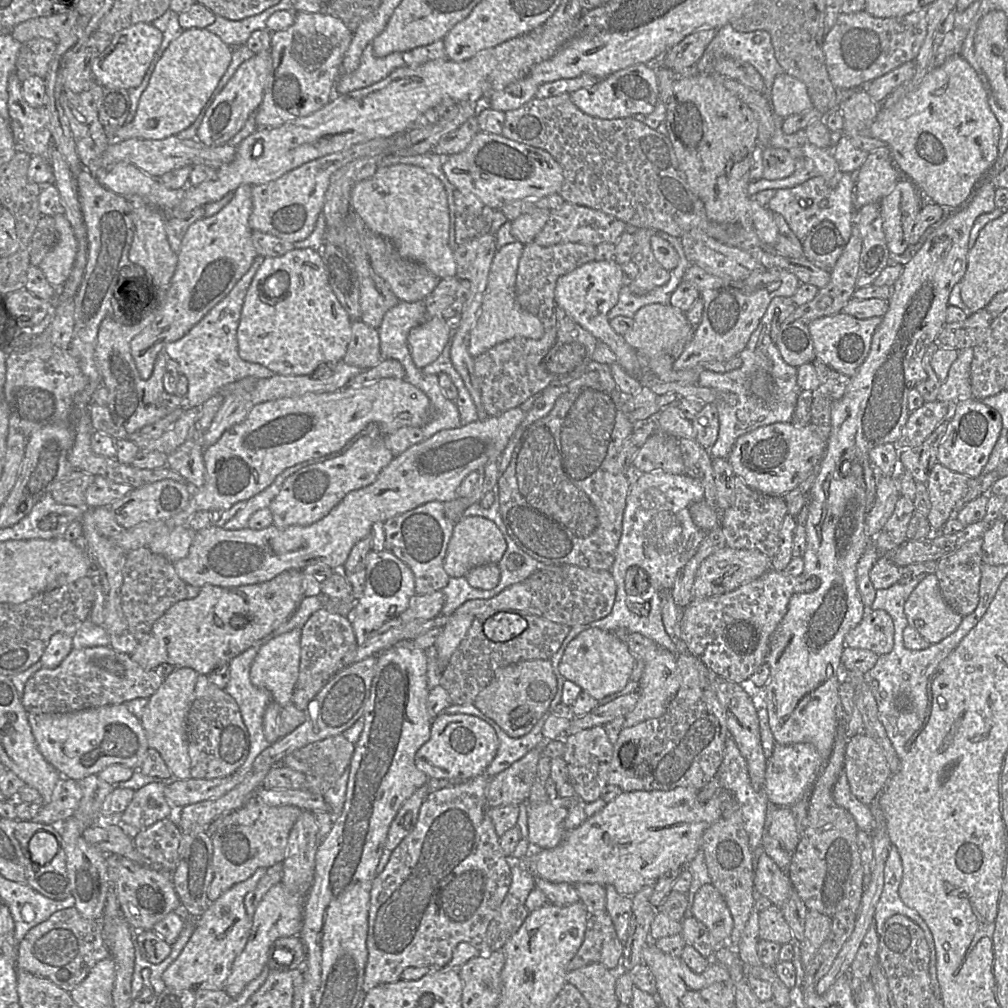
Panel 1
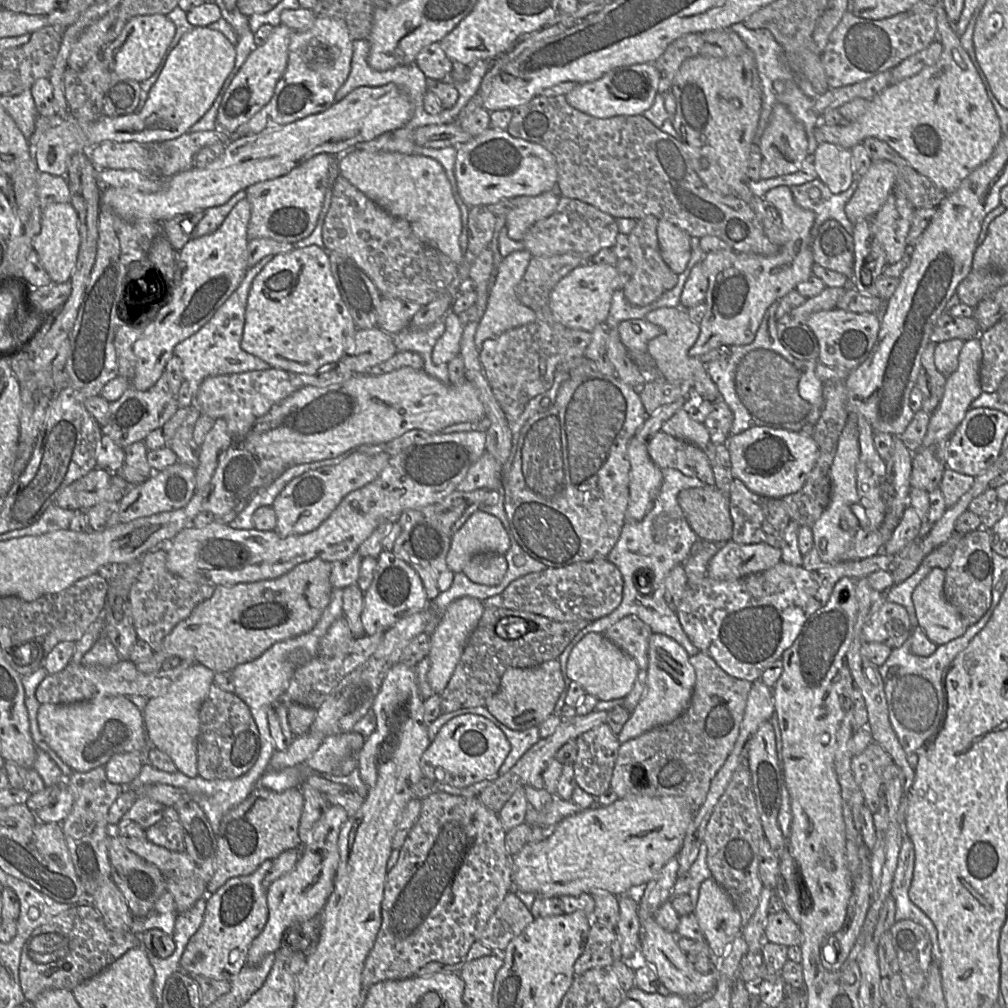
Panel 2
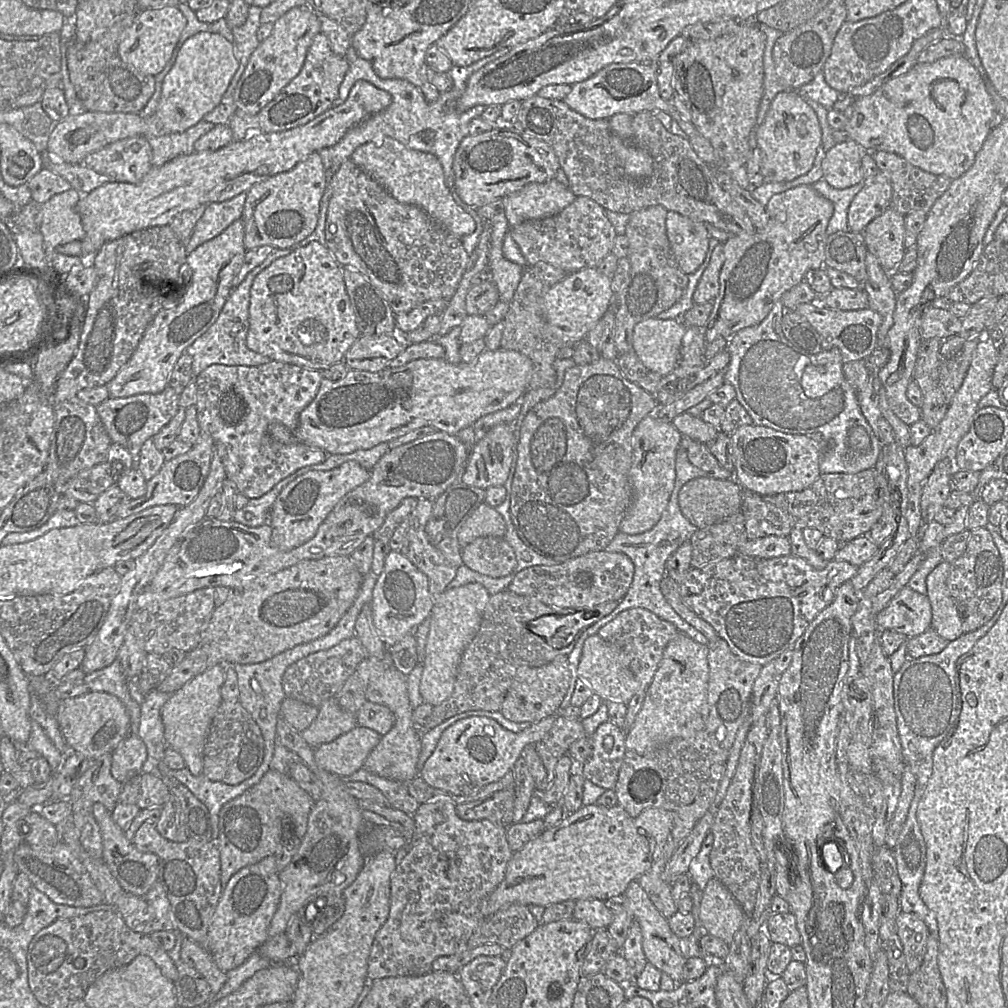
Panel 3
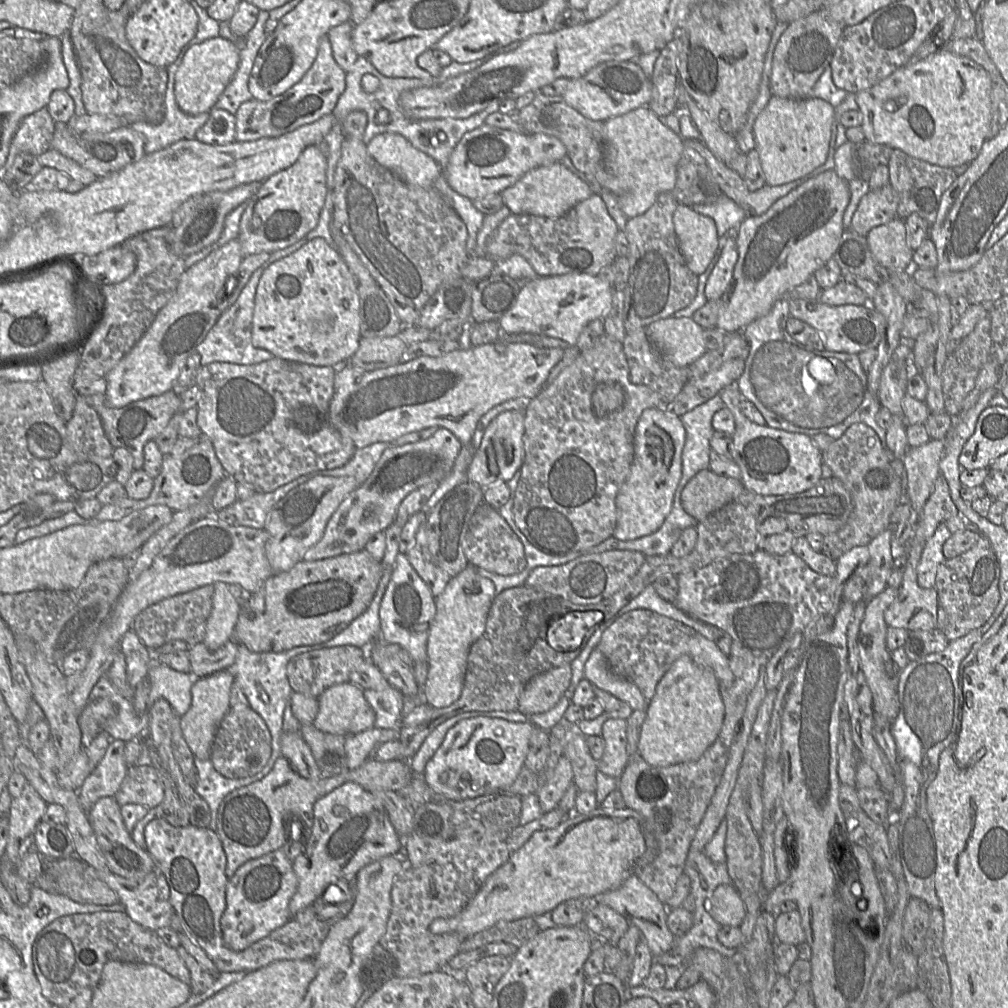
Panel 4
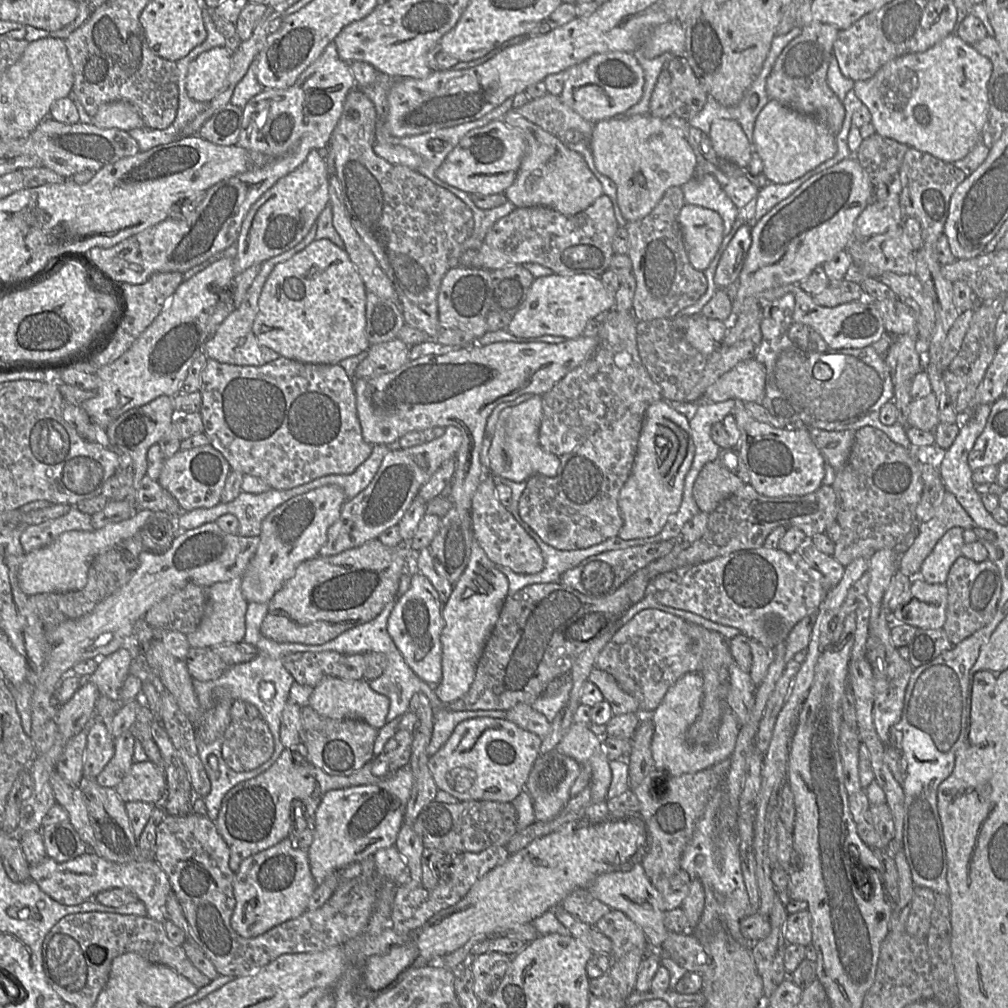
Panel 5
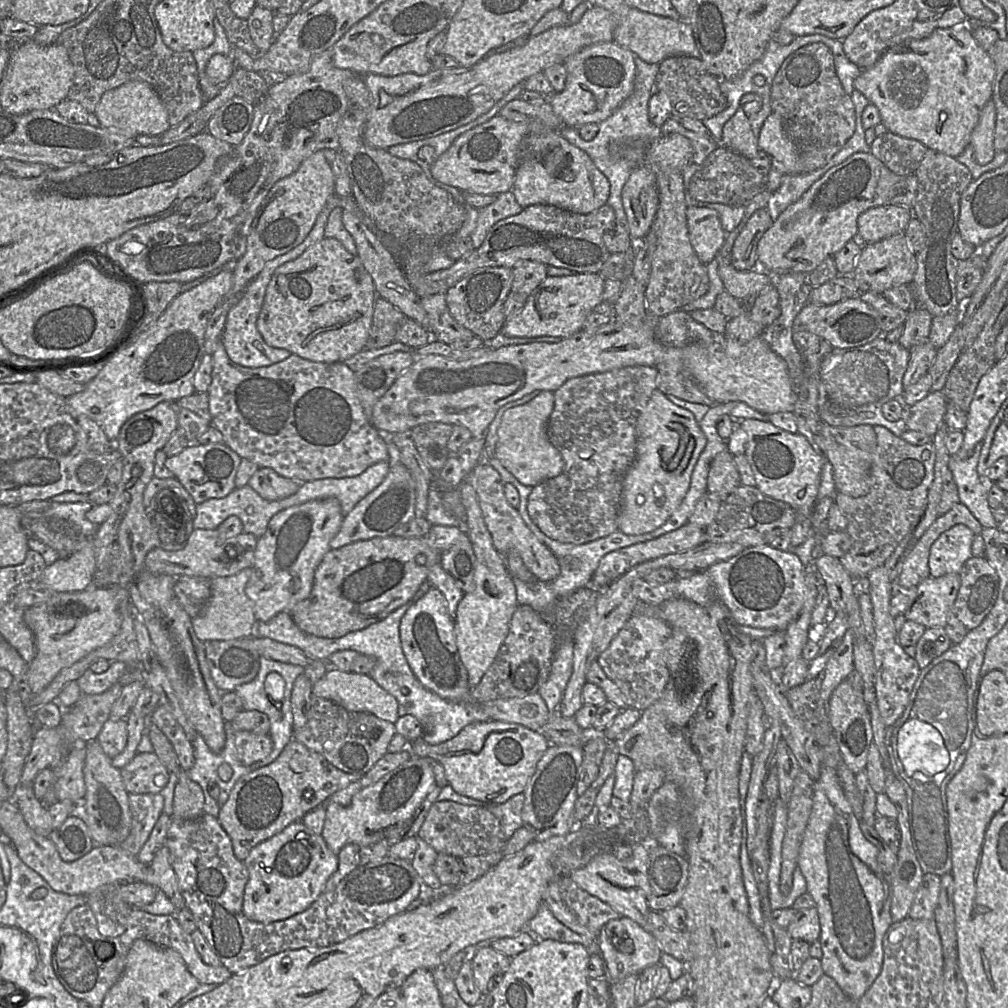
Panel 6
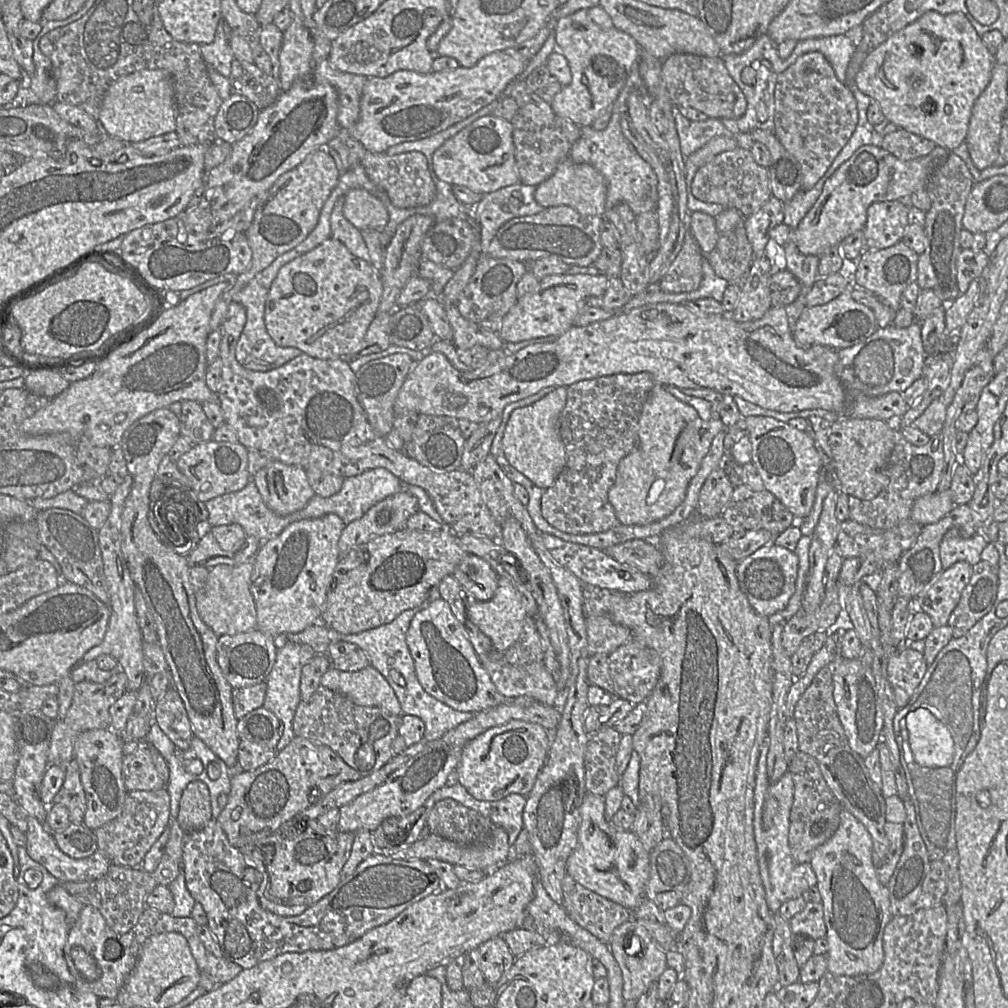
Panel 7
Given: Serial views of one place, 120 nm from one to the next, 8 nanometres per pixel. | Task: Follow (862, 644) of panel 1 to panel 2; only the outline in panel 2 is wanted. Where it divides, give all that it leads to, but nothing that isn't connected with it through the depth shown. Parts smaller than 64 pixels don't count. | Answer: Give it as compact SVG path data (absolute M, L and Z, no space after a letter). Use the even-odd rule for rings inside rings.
M885 600L865 624L862 634L867 643L878 642L894 649L900 647L910 637L912 630L906 609Z

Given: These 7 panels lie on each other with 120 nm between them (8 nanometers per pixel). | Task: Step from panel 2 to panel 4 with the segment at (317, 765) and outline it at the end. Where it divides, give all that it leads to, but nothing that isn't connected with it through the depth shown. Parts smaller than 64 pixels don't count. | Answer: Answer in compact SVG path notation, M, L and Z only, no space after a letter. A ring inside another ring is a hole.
M372 727L369 730L346 736L345 752L348 770L355 770L369 759L371 752L377 750L381 744L399 740L400 731L379 729Z

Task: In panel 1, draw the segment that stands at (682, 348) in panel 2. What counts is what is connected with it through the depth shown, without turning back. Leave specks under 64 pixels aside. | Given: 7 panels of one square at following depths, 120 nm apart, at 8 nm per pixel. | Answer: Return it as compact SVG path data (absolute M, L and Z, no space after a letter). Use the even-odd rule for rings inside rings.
M648 304L640 308L633 317L634 324L632 329L622 335L625 341L633 347L639 354L648 358L649 371L664 382L677 382L679 384L697 385L700 367L687 370L674 370L674 359L671 355L673 346L684 338L693 335L694 327L686 317L686 314L670 304Z

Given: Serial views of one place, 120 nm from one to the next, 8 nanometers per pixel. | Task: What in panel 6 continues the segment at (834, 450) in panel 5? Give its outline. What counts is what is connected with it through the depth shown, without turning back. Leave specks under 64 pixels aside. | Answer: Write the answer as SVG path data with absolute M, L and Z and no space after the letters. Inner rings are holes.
M824 423L823 428L817 435L814 435L814 438L826 460L833 466L833 477L837 492L852 497L866 495L870 490L870 466L877 445L874 427L868 424L835 427Z

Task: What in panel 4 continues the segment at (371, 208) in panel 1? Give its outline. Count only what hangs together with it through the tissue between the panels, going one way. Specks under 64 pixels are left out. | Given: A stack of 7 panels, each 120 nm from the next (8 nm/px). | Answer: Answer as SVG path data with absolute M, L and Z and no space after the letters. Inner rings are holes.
M396 133L376 135L367 144L367 152L380 165L412 185L433 188L441 174L439 164L432 157L417 150Z

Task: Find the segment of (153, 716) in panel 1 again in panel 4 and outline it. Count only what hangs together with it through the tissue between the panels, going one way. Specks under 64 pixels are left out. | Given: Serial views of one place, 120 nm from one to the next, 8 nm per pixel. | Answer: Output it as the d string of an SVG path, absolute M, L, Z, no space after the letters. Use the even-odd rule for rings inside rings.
M228 670L215 672L211 675L199 678L191 688L192 703L190 709L181 716L181 729L183 736L199 760L210 759L211 747L217 729L229 711L230 690L235 679Z

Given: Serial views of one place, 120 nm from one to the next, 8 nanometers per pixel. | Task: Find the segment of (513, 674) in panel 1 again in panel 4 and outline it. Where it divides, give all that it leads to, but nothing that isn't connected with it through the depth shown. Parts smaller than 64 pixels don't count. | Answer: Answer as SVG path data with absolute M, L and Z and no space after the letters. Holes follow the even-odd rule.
M571 664L536 675L525 686L517 711L526 716L548 712L564 696L571 679Z

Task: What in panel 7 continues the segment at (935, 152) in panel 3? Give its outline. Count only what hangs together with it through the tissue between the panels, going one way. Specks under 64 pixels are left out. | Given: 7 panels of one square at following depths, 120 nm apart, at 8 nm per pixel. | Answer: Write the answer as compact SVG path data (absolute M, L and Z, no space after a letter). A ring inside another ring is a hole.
M932 10L872 50L856 75L855 85L863 94L877 102L885 118L899 129L931 140L937 146L952 152L966 140L972 108L988 86L995 64L995 56L987 49L963 13L943 15ZM927 101L935 103L933 112L923 110ZM947 106L952 110L949 115L945 113Z

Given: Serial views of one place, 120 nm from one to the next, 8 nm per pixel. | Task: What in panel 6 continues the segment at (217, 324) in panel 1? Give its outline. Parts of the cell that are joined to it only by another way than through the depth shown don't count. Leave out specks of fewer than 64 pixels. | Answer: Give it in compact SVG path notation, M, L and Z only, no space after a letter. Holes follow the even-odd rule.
M335 194L331 196L319 214L312 230L305 238L305 240L289 252L269 261L263 270L247 285L244 292L241 294L241 299L228 312L226 323L220 339L225 347L227 355L234 363L243 367L258 368L271 366L290 357L292 353L288 350L269 346L264 341L263 337L257 329L257 319L263 305L267 286L278 267L285 264L286 262L295 260L301 256L308 248L325 238L324 232L329 215L336 207L341 207L344 209L349 201L355 202L352 195L350 197L340 197Z

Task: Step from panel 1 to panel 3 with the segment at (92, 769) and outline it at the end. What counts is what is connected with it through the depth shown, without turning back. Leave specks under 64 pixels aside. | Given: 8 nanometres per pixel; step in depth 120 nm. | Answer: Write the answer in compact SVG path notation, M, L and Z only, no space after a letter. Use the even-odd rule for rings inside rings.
M90 691L77 697L62 699L55 719L69 749L92 760L112 753L130 735L130 718L125 706L115 695L104 691Z

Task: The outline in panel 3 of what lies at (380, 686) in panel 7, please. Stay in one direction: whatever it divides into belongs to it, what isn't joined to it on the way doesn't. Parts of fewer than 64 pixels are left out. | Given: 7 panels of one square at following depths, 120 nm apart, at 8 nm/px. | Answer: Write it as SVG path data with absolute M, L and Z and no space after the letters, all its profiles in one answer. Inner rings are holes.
M335 697L325 701L311 725L301 732L304 740L313 748L332 742L357 726L356 715L345 712Z

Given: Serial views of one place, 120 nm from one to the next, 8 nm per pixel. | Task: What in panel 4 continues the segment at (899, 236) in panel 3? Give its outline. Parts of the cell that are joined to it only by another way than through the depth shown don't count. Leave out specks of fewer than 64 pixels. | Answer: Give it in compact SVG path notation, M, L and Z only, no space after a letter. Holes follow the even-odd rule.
M899 217L873 228L866 236L873 257L894 271L911 271L914 250L910 248L905 221Z

